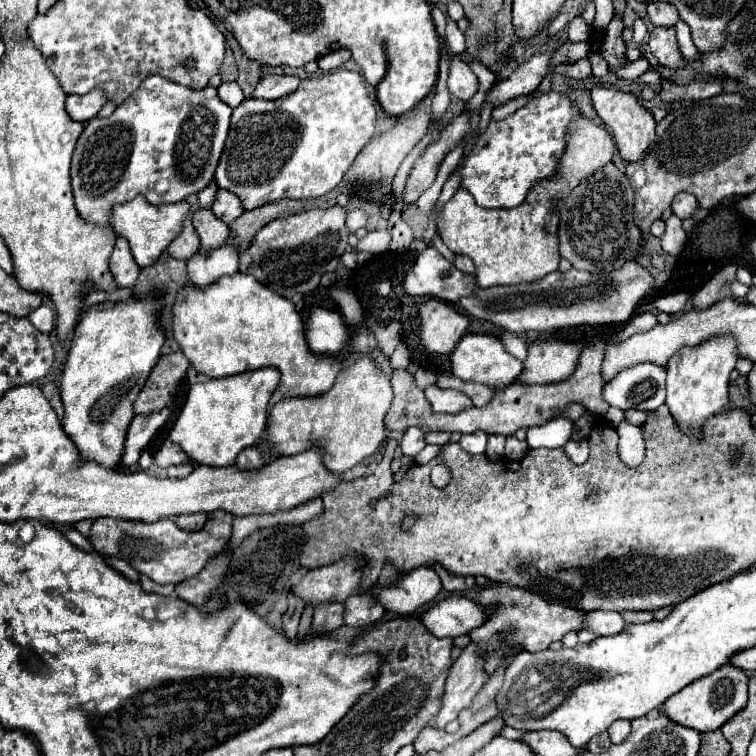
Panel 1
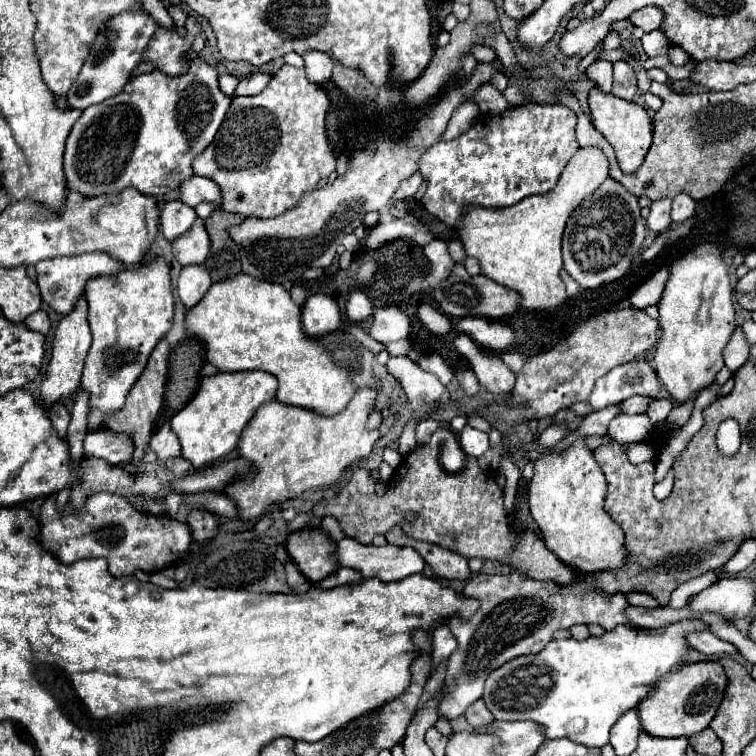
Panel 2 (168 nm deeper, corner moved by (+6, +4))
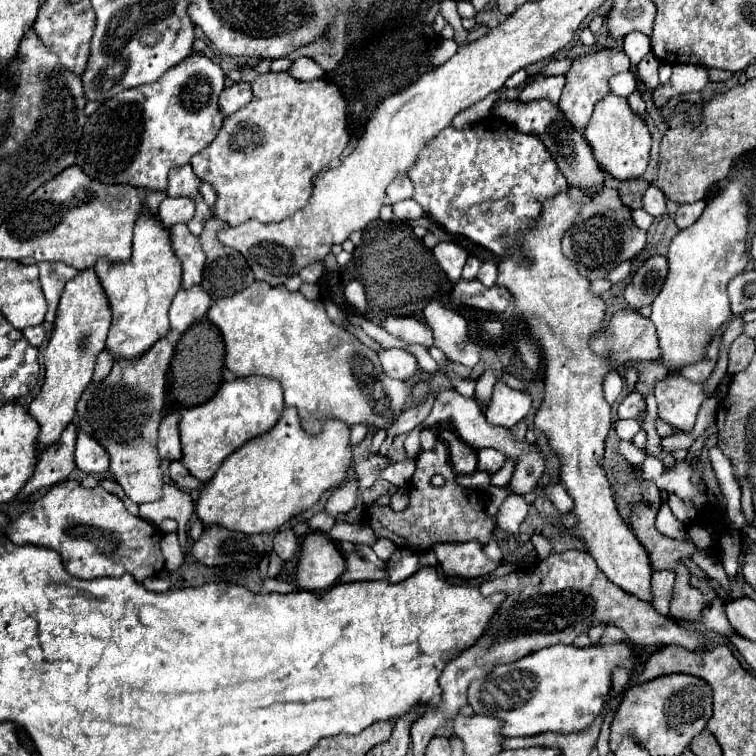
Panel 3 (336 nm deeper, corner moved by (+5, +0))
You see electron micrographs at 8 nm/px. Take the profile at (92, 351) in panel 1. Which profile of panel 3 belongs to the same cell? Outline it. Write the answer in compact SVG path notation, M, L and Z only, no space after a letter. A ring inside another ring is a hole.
M144 211L134 227L134 245L132 257L126 263L108 263L100 259L94 265L94 271L100 279L100 285L108 297L112 309L112 325L106 339L106 351L114 361L138 359L142 357L158 339L170 331L168 309L172 297L180 289L182 267L170 249L170 231Z

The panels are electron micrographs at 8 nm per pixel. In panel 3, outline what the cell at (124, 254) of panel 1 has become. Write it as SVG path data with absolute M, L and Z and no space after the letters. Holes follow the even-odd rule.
M48 261L38 263L38 267L40 267L40 285L48 303L46 321L54 323L62 289L72 277L78 275L78 269L72 269L70 265L64 265L64 263L48 263Z

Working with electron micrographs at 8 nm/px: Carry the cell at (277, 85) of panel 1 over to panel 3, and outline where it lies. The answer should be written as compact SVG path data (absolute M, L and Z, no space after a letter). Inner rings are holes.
M236 81L230 83L222 95L220 95L220 107L226 115L238 111L240 107L244 107L248 101L252 99L252 85L248 81Z

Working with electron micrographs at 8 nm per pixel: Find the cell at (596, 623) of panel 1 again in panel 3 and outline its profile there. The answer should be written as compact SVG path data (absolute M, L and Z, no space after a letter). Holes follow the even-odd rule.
M714 599L710 605L706 605L696 621L680 619L680 623L690 623L690 625L692 625L692 623L698 623L698 625L702 625L704 629L714 631L714 633L718 633L718 635L722 635L722 637L726 637L726 639L736 633L736 631L728 625L728 619L726 619L726 613L724 613L724 601L722 601L722 599Z

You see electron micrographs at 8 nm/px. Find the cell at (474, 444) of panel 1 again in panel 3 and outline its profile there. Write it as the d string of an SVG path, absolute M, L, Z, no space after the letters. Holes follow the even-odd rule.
M478 449L476 457L478 457L478 471L488 471L488 473L496 473L506 461L506 457L496 449Z

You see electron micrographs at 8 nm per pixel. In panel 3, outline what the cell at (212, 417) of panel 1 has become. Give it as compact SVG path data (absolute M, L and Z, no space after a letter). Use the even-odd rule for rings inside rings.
M246 377L224 381L216 395L204 405L182 411L180 437L182 437L182 463L202 483L210 481L220 469L222 461L234 453L248 439L258 437L272 429L284 409L282 389L278 381L266 377Z

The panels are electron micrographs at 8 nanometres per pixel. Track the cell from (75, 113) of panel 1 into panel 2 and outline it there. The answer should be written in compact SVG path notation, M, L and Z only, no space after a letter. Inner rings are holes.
M123 11L107 21L107 25L97 33L91 43L89 57L85 59L75 83L71 85L67 99L73 109L87 109L89 105L101 103L109 97L115 97L127 85L133 69L143 61L143 51L153 39L159 23L147 11Z

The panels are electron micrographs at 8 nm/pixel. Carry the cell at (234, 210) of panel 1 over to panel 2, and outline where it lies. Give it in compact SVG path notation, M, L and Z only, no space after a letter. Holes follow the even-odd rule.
M191 175L187 181L183 181L183 185L179 185L179 199L189 207L197 207L203 201L215 201L219 205L219 197L219 185L215 185L215 181L209 177Z

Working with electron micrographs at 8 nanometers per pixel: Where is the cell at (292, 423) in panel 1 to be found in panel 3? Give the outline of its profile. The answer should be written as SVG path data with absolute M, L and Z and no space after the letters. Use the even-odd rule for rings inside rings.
M286 407L278 423L264 435L250 439L240 449L236 449L218 469L218 473L206 483L198 501L196 501L196 515L208 527L218 523L232 531L240 531L246 535L252 533L270 533L288 523L298 513L306 511L322 493L330 489L338 489L346 481L346 473L352 463L352 445L350 445L350 427L344 421L324 421L324 427L318 435L310 435L296 413L296 409Z

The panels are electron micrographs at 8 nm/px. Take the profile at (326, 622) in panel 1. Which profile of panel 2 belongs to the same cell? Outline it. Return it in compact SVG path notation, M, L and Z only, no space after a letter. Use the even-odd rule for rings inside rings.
M341 567L339 571L331 573L329 579L323 579L323 583L317 583L317 587L335 587L335 585L347 585L347 583L357 583L361 581L363 575L357 569L347 569Z

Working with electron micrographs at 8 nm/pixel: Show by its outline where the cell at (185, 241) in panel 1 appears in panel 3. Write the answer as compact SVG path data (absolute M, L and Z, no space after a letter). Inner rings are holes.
M166 197L160 203L160 211L158 211L158 217L166 225L166 229L178 223L188 223L192 215L194 215L194 201L192 199L188 201L188 197L178 197L178 199Z

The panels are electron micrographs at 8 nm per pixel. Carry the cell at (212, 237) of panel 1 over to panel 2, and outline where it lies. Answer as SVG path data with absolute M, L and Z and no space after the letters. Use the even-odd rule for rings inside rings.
M197 219L187 233L177 237L173 243L175 259L181 267L201 265L209 255L209 237L203 229L203 219Z

